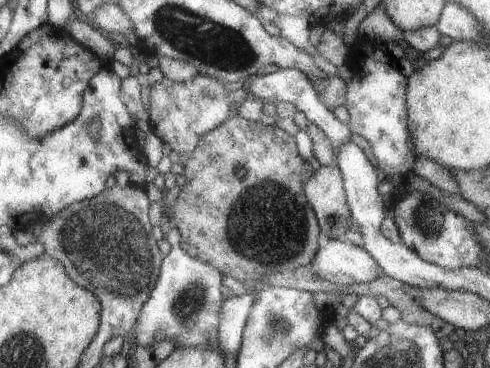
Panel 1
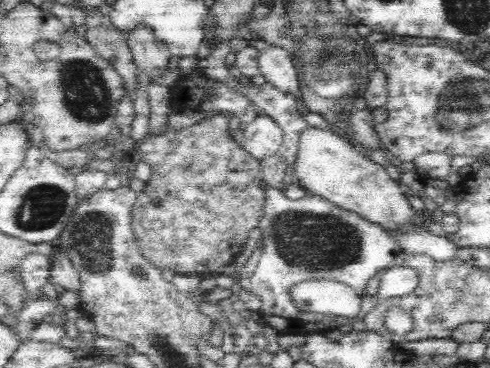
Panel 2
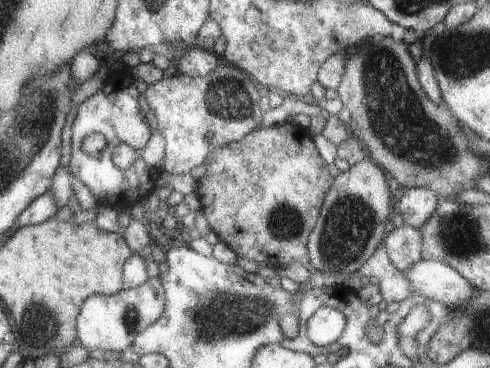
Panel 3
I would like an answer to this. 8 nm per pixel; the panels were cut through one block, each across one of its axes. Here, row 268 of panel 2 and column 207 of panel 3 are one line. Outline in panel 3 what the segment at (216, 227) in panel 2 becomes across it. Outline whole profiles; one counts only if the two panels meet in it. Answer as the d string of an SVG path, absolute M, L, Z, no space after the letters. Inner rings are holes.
M279 122L279 124L273 124L269 128L259 128L255 130L253 134L247 134L245 138L241 138L239 142L231 142L227 144L223 150L215 152L207 162L207 172L203 178L199 178L199 188L197 188L197 194L201 196L201 206L203 206L203 212L209 220L209 226L211 230L235 252L235 256L239 258L239 264L245 264L245 260L251 260L251 262L257 262L259 266L269 266L273 270L279 270L279 268L285 268L285 266L291 266L291 264L305 264L309 268L309 256L307 256L307 234L313 230L313 224L315 224L315 218L319 214L319 206L327 194L327 190L331 188L333 184L333 178L329 176L327 172L327 164L321 160L321 156L317 154L315 150L315 144L311 140L311 134L307 128L301 128L297 124L291 124L291 122Z

